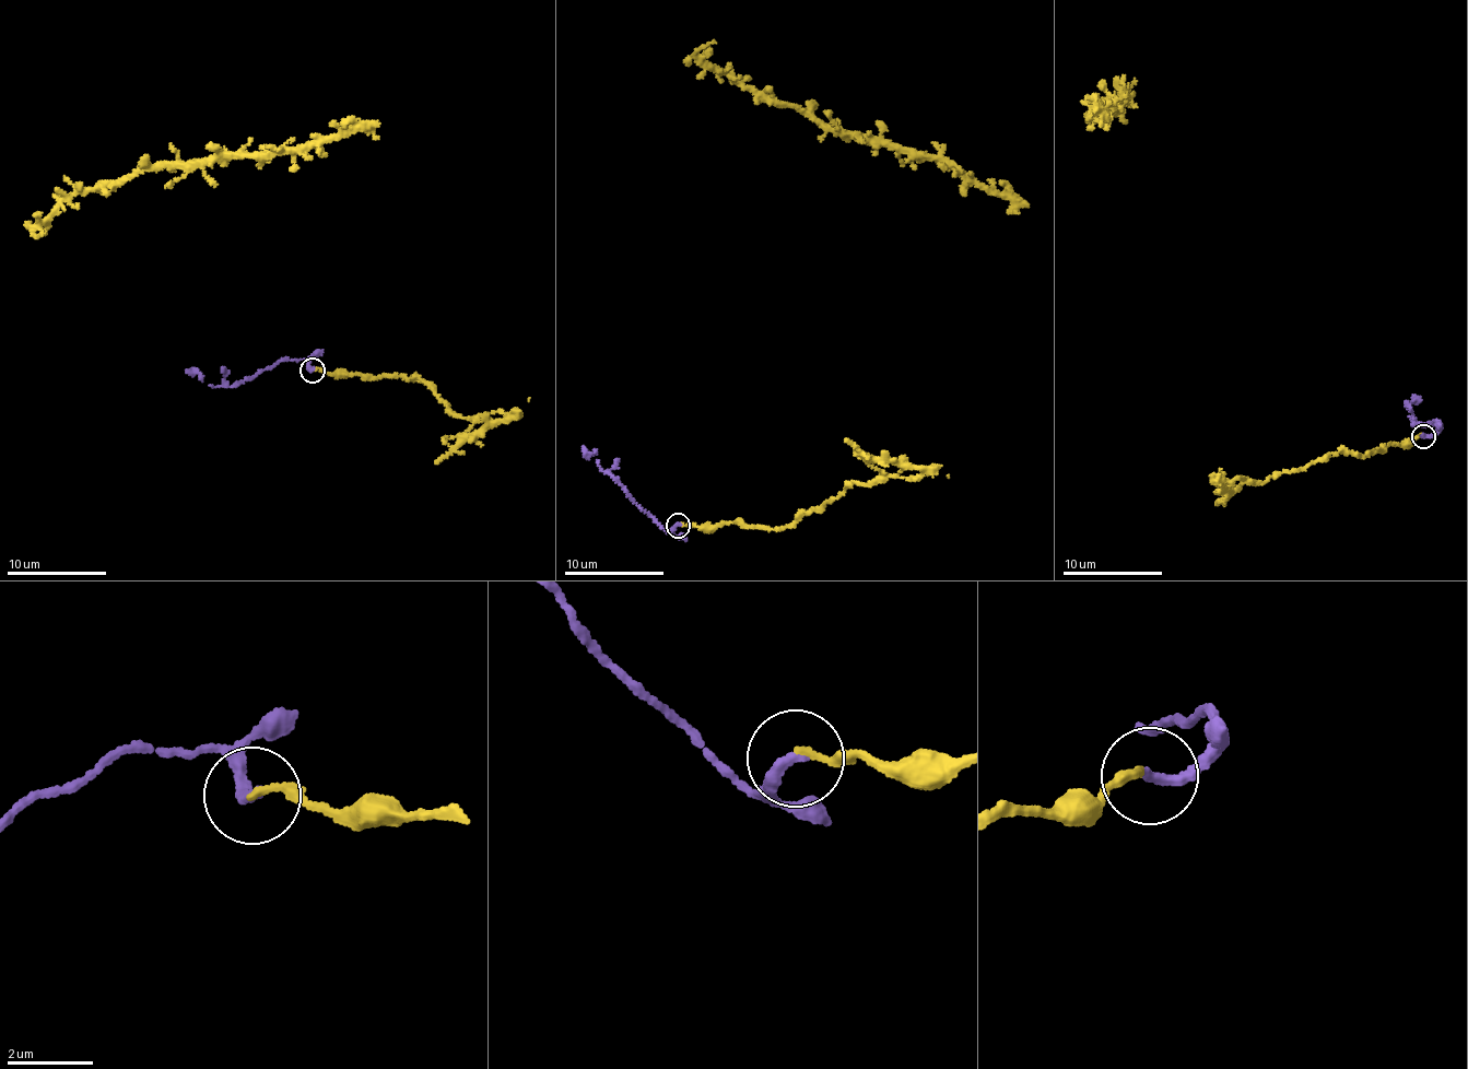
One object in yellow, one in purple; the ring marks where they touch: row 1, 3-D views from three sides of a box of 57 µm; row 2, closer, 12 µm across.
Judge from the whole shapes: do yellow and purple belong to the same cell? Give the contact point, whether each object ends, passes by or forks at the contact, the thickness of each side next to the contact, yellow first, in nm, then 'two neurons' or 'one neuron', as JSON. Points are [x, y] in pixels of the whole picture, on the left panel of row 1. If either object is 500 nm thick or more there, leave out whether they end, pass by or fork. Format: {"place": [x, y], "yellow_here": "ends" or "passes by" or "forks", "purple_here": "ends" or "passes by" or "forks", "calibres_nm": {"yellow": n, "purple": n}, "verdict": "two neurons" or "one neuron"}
{"place": [312, 369], "yellow_here": "ends", "purple_here": "ends", "calibres_nm": {"yellow": 150, "purple": 280}, "verdict": "one neuron"}

